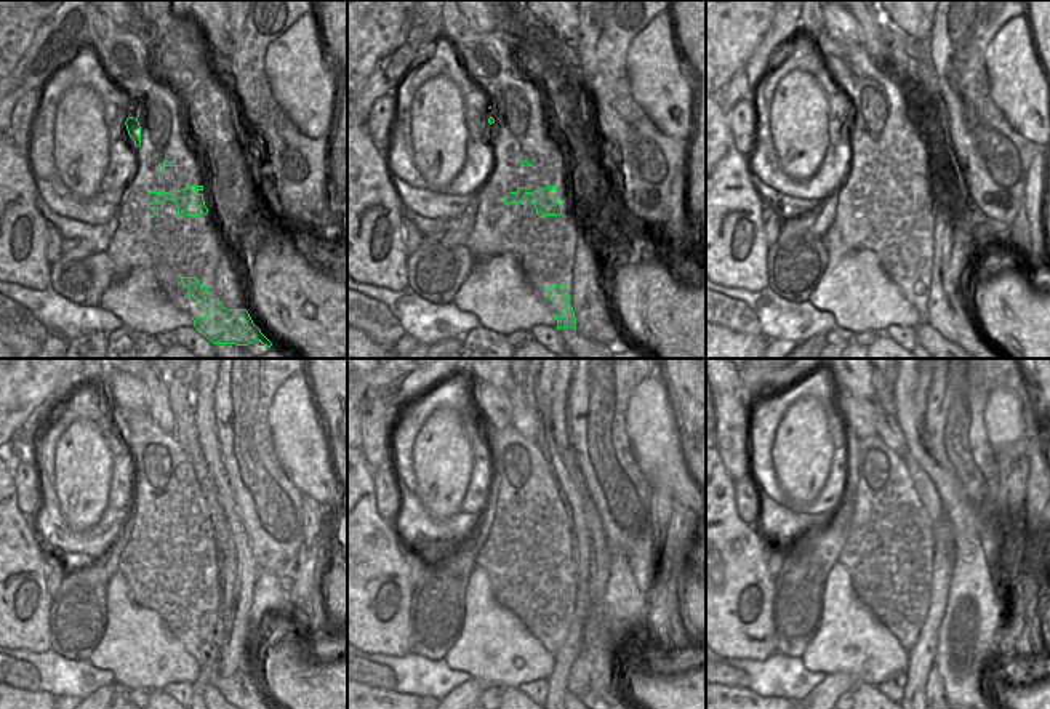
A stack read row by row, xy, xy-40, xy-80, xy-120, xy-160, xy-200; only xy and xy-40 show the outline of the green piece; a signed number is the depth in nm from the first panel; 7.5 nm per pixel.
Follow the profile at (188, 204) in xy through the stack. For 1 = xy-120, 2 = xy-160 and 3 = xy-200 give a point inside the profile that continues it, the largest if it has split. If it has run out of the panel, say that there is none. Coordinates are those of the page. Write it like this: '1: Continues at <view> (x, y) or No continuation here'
1: Continues at xy-120 (162, 551)
2: Continues at xy-160 (519, 551)
3: Continues at xy-200 (877, 549)

